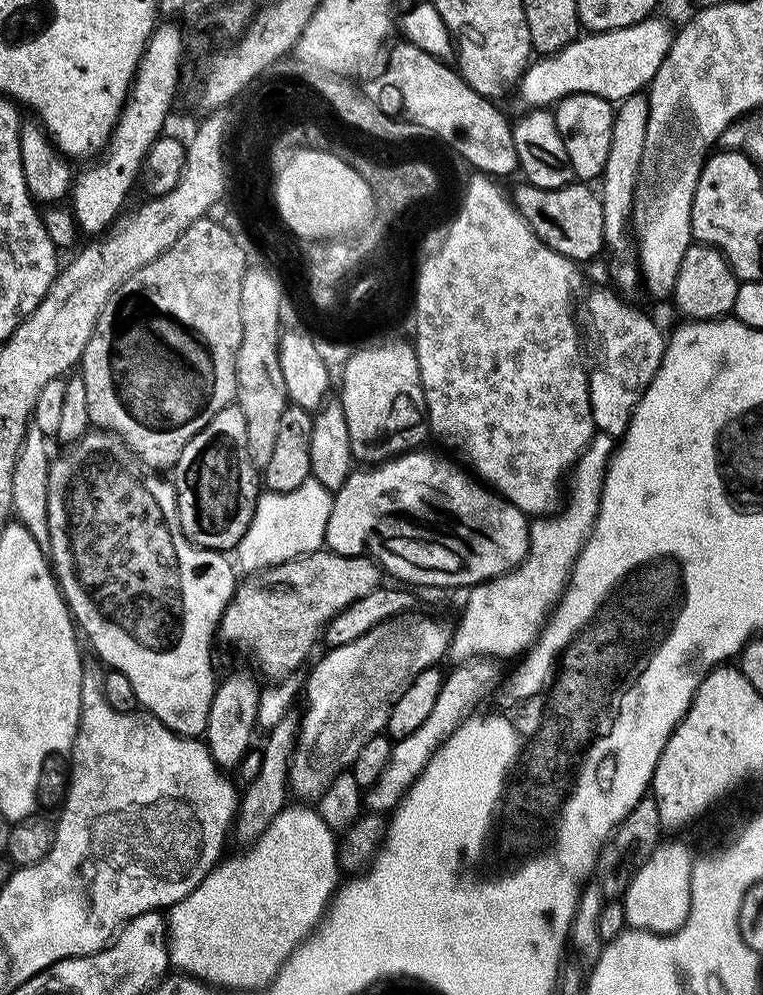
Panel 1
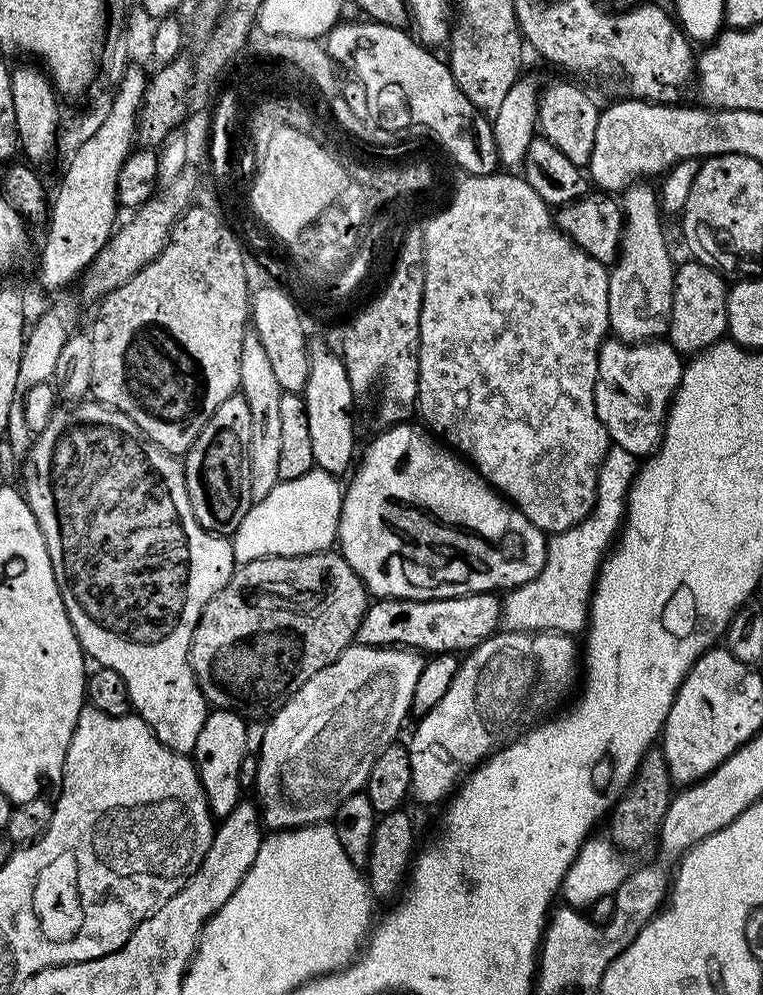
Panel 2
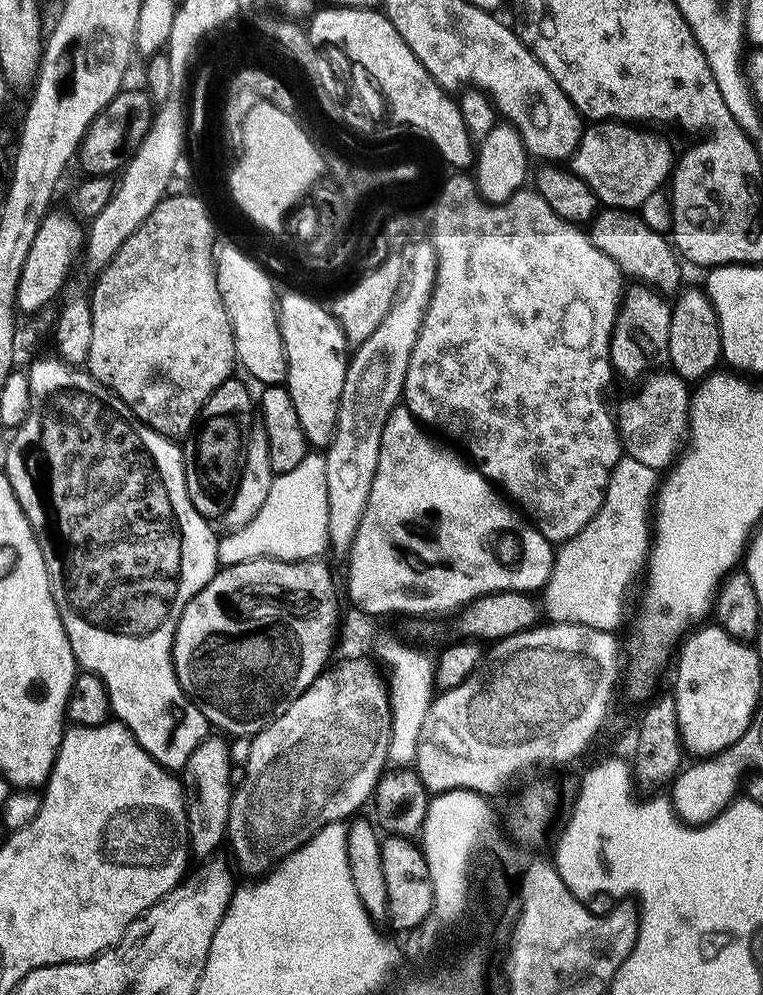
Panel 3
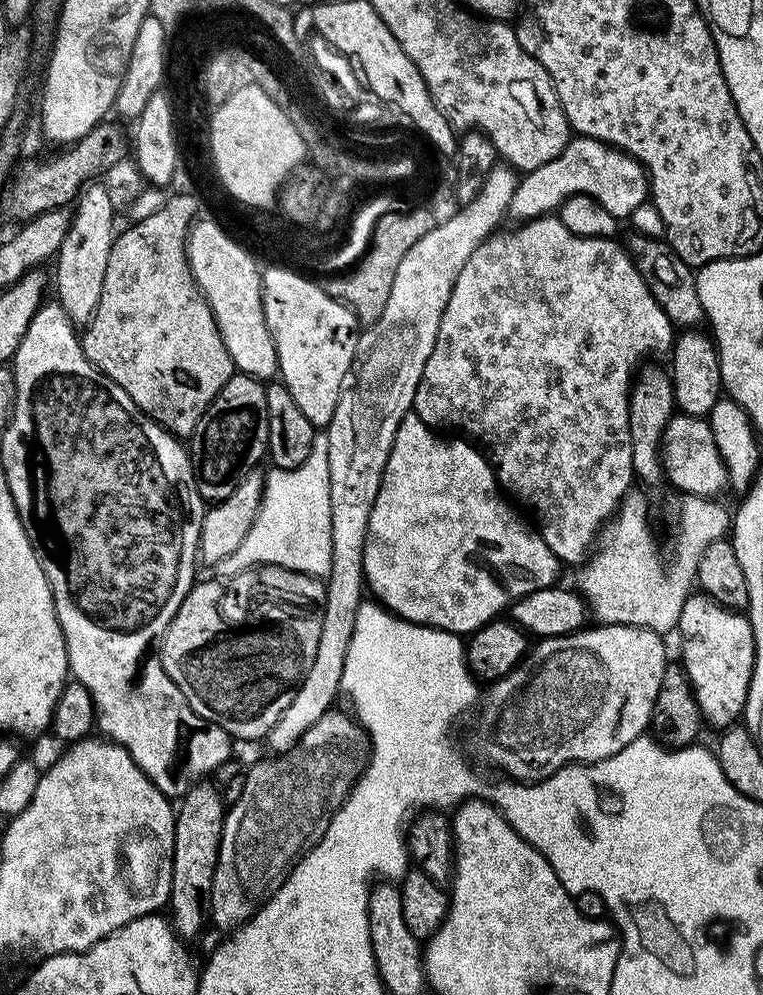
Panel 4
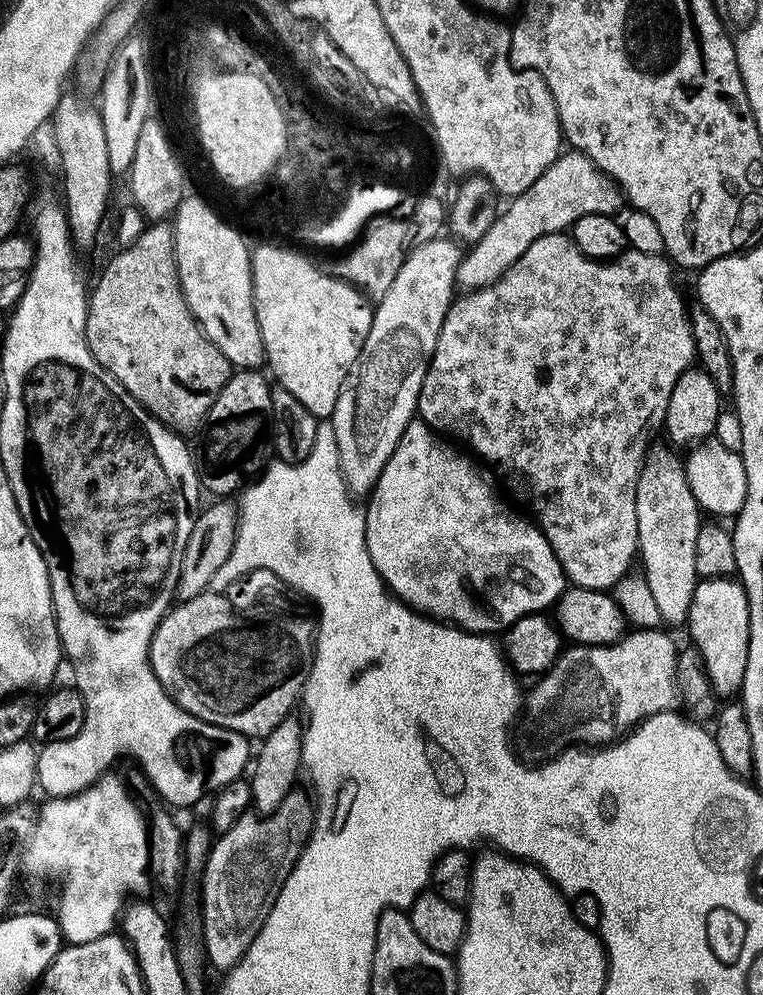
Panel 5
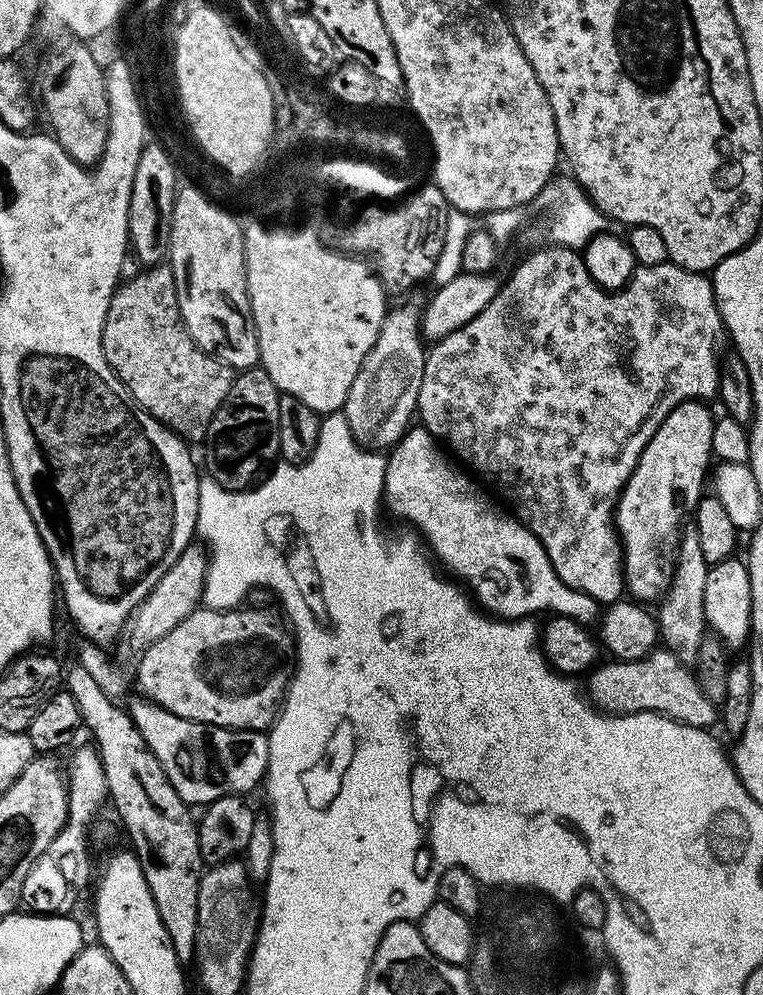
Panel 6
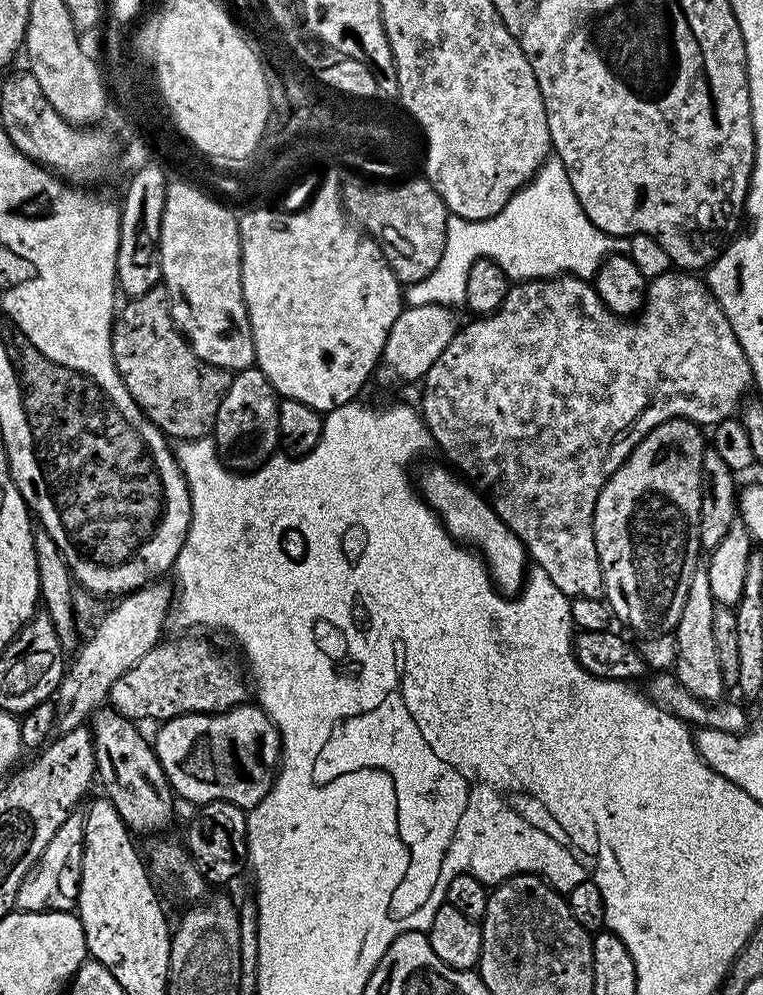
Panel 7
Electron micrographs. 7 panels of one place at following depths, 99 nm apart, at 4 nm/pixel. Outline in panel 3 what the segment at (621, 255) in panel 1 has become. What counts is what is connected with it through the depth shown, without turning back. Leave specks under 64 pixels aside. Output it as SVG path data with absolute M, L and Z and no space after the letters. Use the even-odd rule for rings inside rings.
M632 287L627 289L620 306L620 313L616 317L608 358L612 361L613 373L619 379L621 376L624 380L640 382L649 374L663 369L668 364L672 304L654 288ZM647 372L650 373L647 374Z

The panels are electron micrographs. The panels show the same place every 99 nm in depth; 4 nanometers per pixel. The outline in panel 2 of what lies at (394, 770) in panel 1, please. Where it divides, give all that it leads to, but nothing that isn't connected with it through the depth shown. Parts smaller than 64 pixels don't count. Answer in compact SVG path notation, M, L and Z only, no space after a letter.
M500 630L460 660L460 668L454 674L454 682L450 682L450 690L442 694L442 702L438 702L434 710L419 717L417 724L420 725L413 730L412 741L407 741L406 744L412 767L410 796L413 801L416 799L420 804L436 804L440 799L443 801L476 765L483 764L496 749L503 748L521 729L551 713L551 708L559 700L567 698L568 691L572 687L575 689L578 684L578 644L572 639L571 635L555 631Z

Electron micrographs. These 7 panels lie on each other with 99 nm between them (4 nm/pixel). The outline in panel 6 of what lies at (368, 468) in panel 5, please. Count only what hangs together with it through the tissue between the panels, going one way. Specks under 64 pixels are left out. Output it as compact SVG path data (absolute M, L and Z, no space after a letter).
M393 307L384 318L384 325L362 366L358 370L358 378L354 378L354 386L350 386L350 394L346 394L346 402L343 406L343 414L354 438L364 448L373 450L388 450L393 444L397 444L403 438L410 421L416 412L418 402L418 390L422 386L422 374L424 373L424 357L426 344L422 339L420 330L421 313L412 308Z

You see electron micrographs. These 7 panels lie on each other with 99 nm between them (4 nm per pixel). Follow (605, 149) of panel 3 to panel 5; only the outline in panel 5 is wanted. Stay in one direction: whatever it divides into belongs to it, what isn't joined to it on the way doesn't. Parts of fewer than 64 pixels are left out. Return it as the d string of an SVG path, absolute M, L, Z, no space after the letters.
M575 150L565 151L548 167L546 174L522 194L511 197L490 230L461 255L456 284L464 290L485 288L493 284L506 269L526 252L530 242L546 234L563 233L586 214L615 217L625 207L624 193L590 158Z

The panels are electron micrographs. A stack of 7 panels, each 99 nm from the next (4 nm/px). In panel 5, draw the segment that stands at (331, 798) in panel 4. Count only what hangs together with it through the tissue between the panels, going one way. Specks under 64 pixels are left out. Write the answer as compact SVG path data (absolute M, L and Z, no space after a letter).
M291 790L277 806L276 812L268 815L259 815L252 810L244 812L242 818L238 818L238 822L230 826L230 830L215 837L199 881L200 910L204 914L204 951L207 952L209 965L213 969L231 970L246 954L274 906L276 896L284 885L284 877L290 875L298 862L312 833L314 819L314 804L309 793L305 792Z

